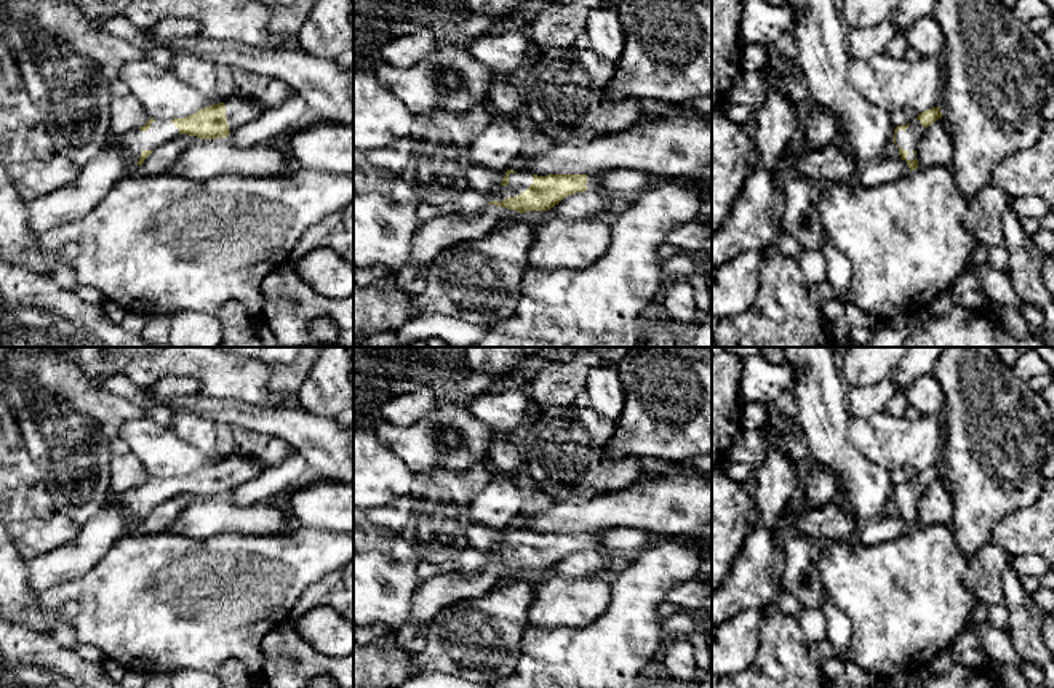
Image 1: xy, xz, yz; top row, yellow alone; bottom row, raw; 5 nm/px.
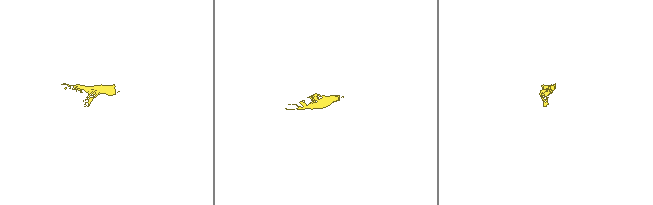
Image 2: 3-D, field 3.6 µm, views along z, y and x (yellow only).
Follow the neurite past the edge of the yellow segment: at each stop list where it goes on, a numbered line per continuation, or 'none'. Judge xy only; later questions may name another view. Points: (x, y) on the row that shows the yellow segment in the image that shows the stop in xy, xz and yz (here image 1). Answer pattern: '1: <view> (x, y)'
1: xy (239, 109)
2: xy (133, 143)

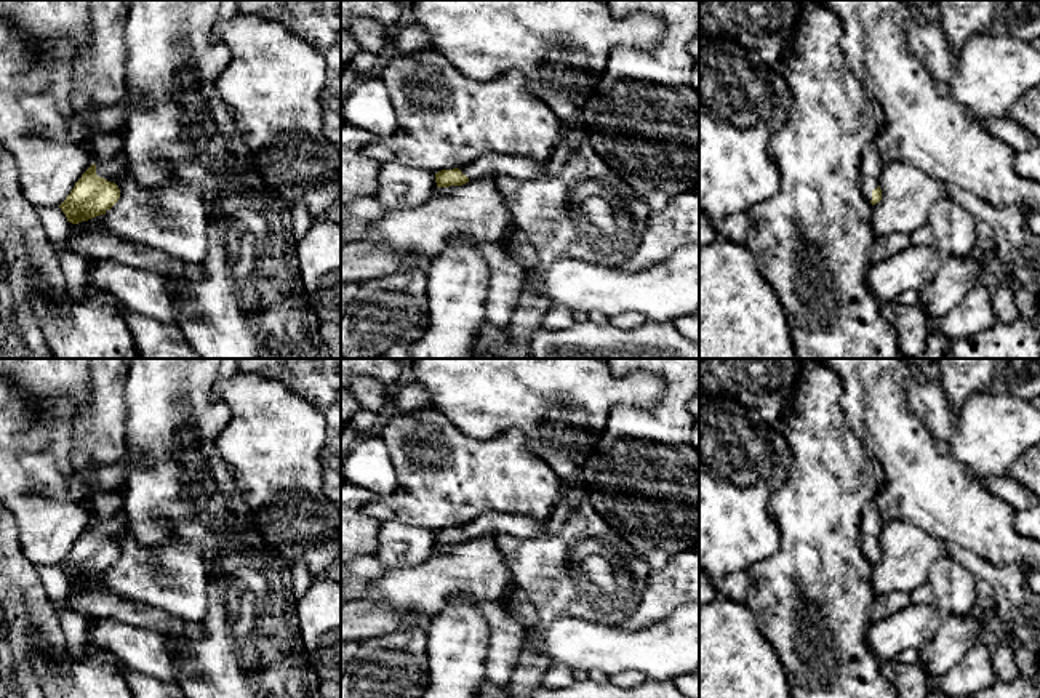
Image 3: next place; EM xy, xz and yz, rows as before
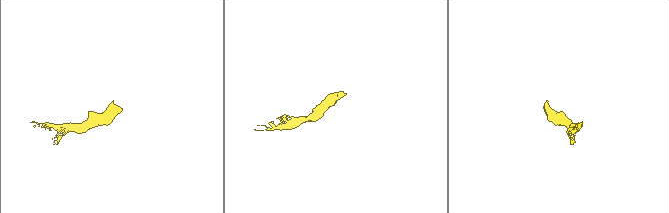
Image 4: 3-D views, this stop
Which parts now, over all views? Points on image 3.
1: xy (114, 170)

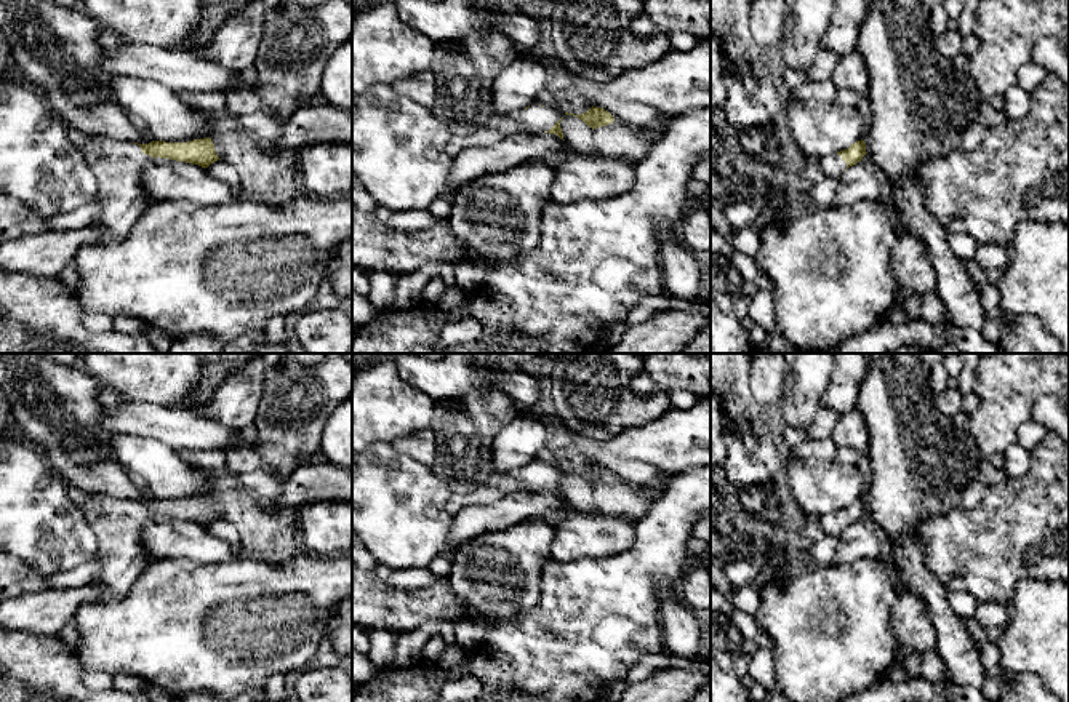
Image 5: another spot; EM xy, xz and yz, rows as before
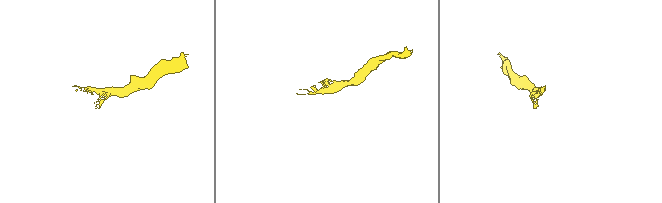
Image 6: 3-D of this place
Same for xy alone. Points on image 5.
1: xy (117, 165)

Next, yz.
1: yz (834, 167)

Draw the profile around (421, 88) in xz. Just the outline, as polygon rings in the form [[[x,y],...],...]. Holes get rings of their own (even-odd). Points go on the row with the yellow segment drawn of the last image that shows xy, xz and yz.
[[[426,70],[410,78],[400,80],[394,83],[392,88],[397,94],[410,98],[414,102],[429,109],[437,99],[437,82],[434,70]]]

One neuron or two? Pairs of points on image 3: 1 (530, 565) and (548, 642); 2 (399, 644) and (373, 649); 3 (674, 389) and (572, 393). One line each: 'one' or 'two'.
1: two
2: one
3: two

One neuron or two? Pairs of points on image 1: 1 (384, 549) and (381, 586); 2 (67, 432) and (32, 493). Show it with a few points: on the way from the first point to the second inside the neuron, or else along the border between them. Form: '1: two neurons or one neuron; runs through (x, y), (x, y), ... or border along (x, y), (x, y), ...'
1: one neuron; runs through (381, 559), (381, 576)
2: two neurons; border along (23, 440), (29, 456), (43, 472), (56, 508)

